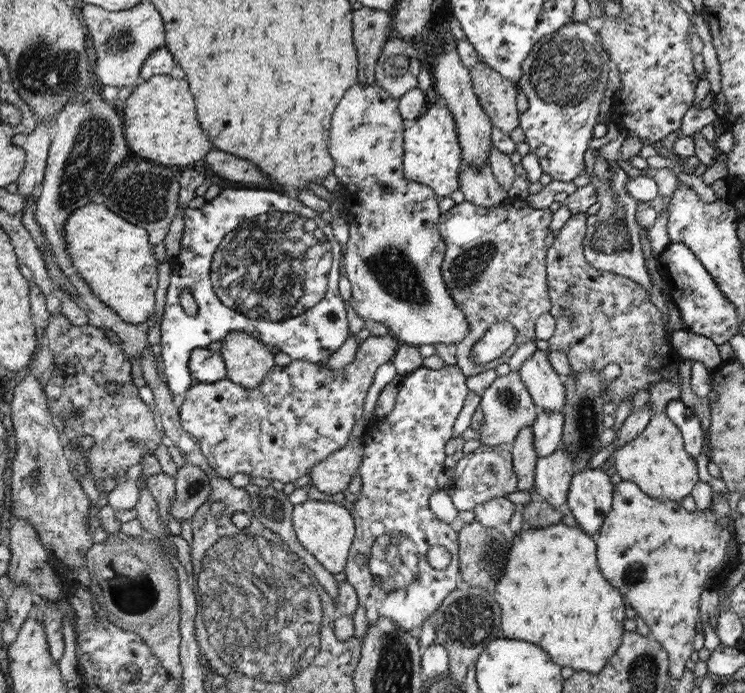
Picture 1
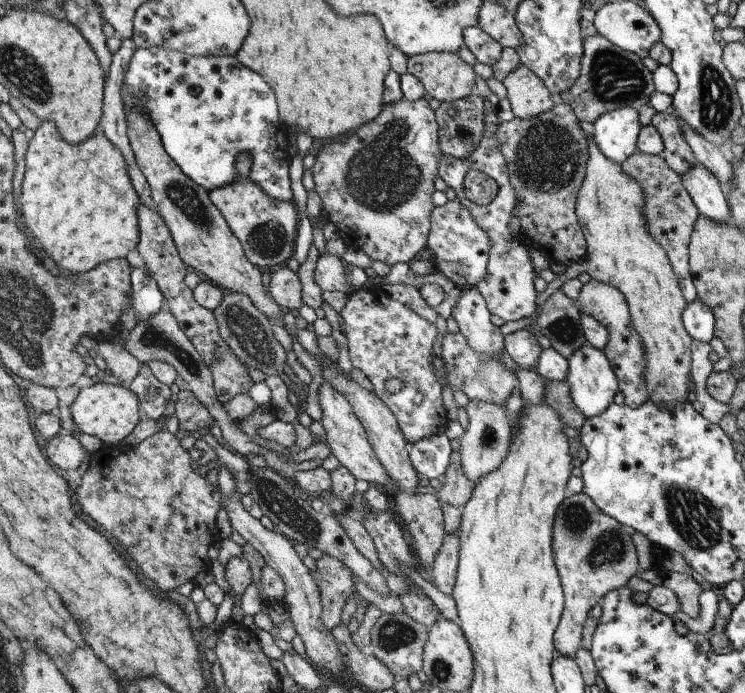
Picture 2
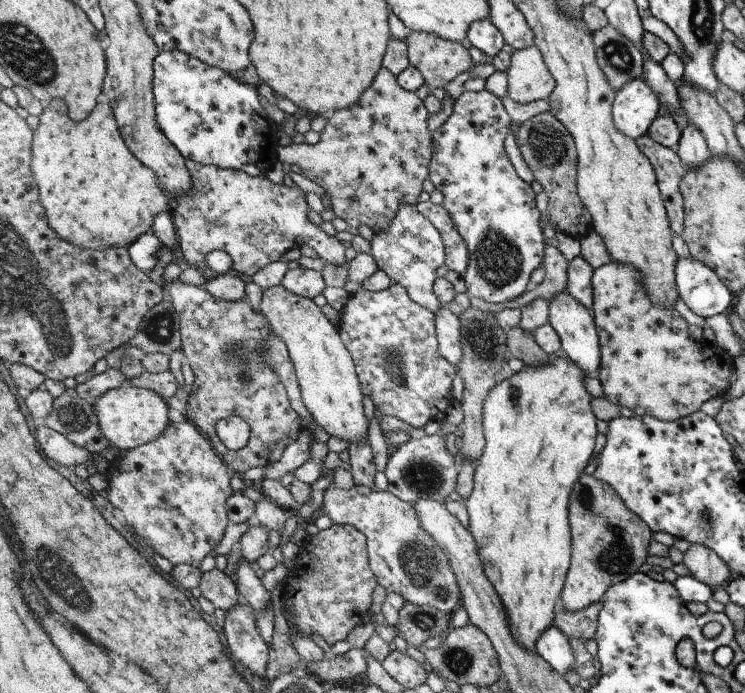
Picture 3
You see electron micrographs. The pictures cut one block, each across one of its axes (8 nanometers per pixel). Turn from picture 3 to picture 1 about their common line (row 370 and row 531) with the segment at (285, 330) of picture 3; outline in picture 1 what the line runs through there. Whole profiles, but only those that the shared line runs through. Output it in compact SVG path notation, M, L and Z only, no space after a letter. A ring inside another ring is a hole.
M307 499L294 506L292 522L297 540L327 572L336 575L345 571L356 526L348 505Z

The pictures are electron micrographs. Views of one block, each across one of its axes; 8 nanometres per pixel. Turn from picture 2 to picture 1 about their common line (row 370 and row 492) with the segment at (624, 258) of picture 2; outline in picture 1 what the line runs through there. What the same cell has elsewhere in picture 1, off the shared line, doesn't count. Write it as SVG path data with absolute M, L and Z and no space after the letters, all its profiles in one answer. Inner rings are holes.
M665 412L653 414L648 426L636 438L614 451L617 478L636 483L642 492L652 498L680 502L690 495L699 481L696 459L687 453L681 430Z

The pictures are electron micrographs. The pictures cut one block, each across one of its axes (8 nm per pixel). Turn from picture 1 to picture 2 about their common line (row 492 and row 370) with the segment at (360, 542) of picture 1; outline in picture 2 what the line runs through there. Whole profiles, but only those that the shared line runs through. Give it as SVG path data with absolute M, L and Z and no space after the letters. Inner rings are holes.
M378 287L351 289L340 316L344 321L343 331L353 367L362 370L372 382L375 394L397 418L407 442L415 443L431 434L442 432L448 419L442 405L442 386L431 365L438 333L435 323L422 318ZM392 378L402 382L398 392L390 393L384 387L384 382Z

